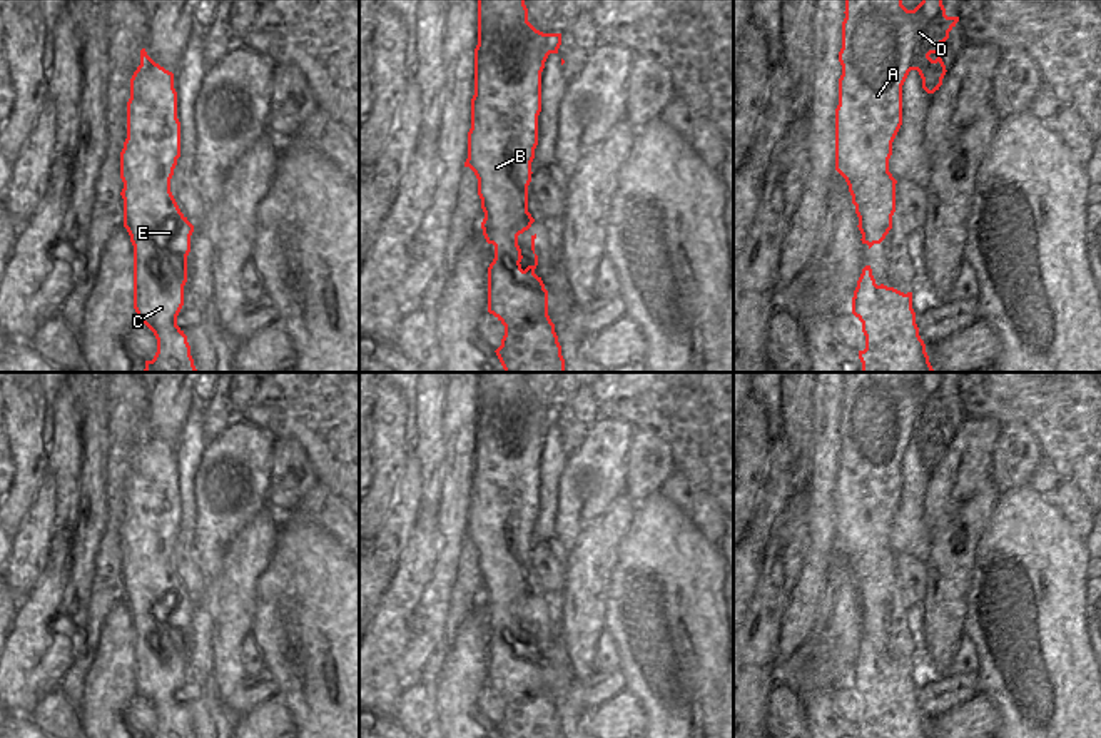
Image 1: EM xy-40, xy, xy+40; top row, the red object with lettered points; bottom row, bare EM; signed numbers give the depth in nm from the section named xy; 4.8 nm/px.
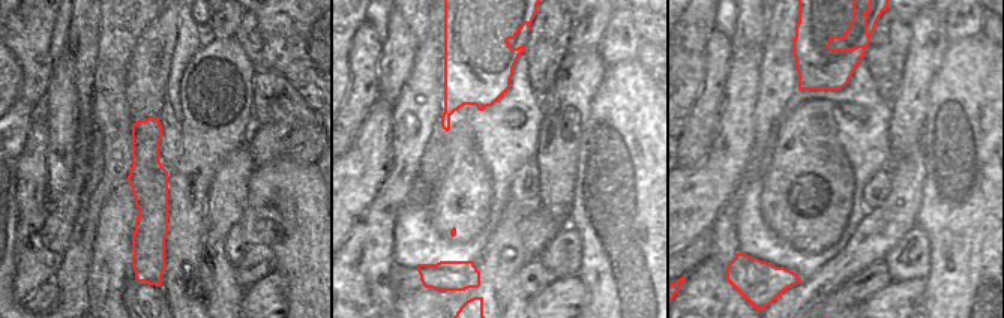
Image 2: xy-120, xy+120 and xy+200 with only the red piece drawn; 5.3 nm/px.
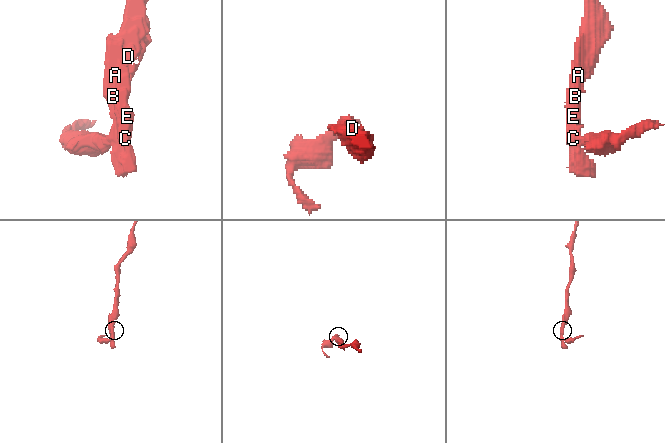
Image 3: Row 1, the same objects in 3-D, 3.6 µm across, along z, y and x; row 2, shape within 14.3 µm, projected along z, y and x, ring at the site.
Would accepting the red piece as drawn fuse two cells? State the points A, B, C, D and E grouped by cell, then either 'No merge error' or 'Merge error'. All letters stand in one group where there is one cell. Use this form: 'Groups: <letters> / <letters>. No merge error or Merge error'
Groups: A B C D E. No merge error

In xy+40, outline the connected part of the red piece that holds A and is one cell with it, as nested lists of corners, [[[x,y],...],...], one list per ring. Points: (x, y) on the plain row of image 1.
[[[845,372],[845,392],[842,396],[842,422],[839,436],[842,449],[839,452],[839,479],[835,483],[835,544],[845,553],[855,588],[862,618],[869,623],[880,618],[892,603],[896,586],[896,558],[889,546],[892,516],[902,499],[902,459],[911,444],[917,444],[922,452],[922,463],[934,468],[942,459],[946,439],[941,431],[932,434],[929,429],[939,426],[939,419],[949,412],[949,406],[959,396],[959,391],[947,391],[942,372],[922,372],[914,382],[907,384],[902,372]]]

